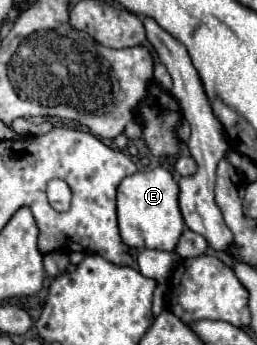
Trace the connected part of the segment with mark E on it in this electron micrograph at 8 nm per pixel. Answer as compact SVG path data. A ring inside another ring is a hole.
M155 167L139 171L123 179L117 189L119 233L127 247L159 247L161 251L175 251L185 229L179 209L179 185L169 169Z

